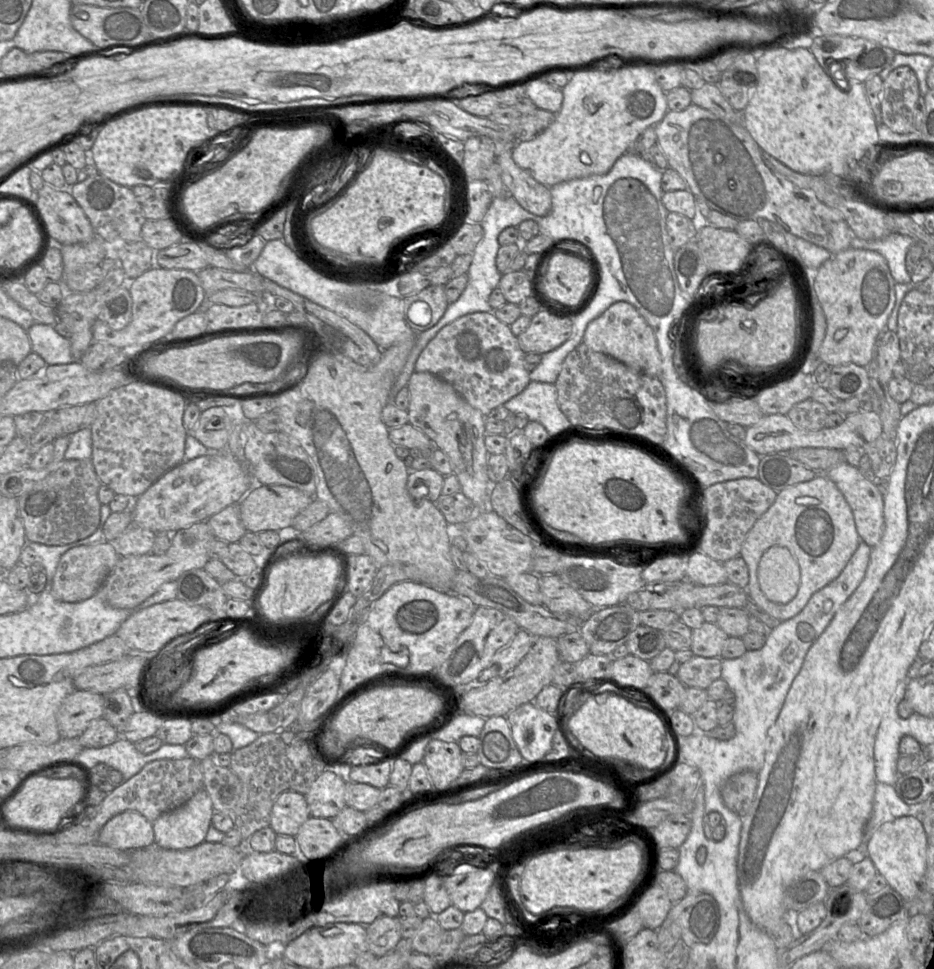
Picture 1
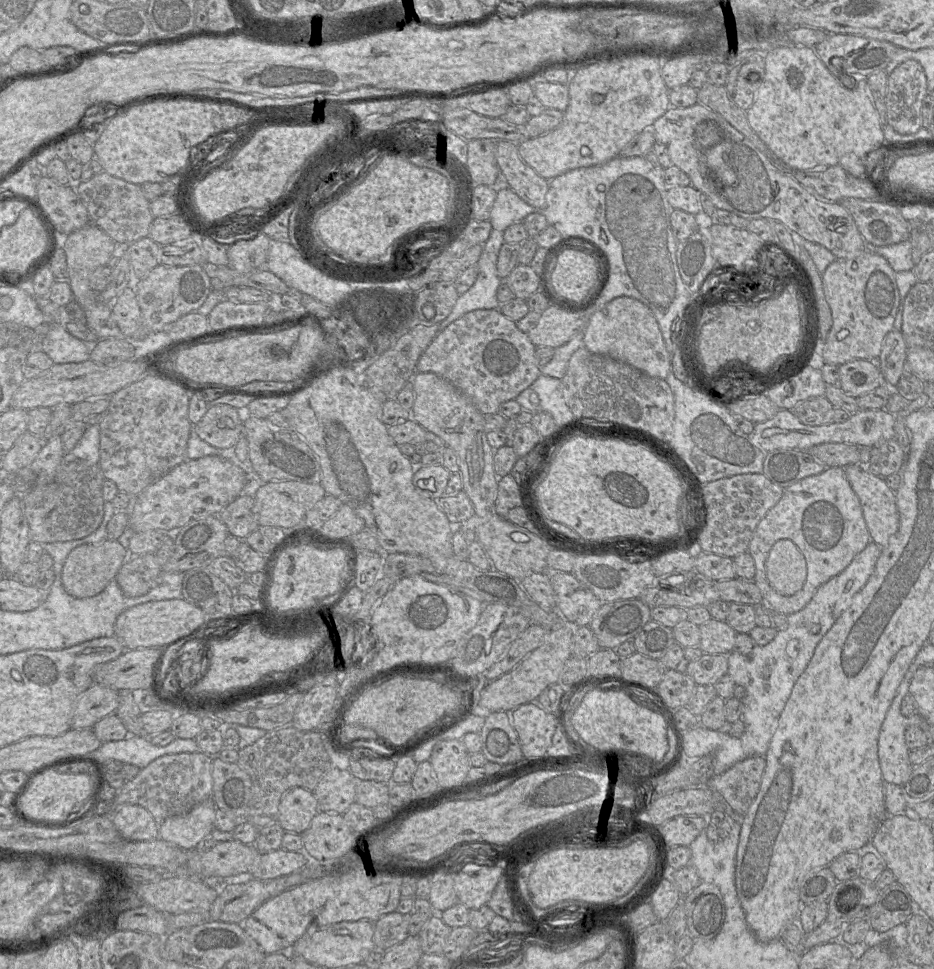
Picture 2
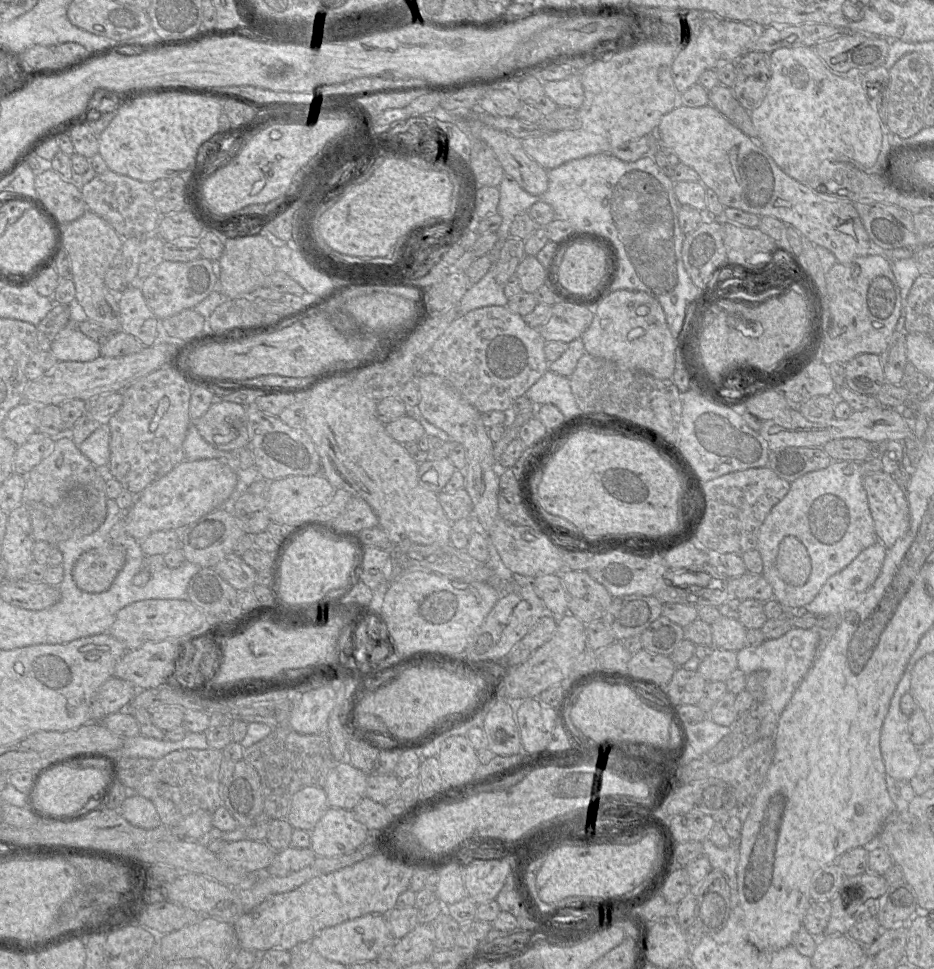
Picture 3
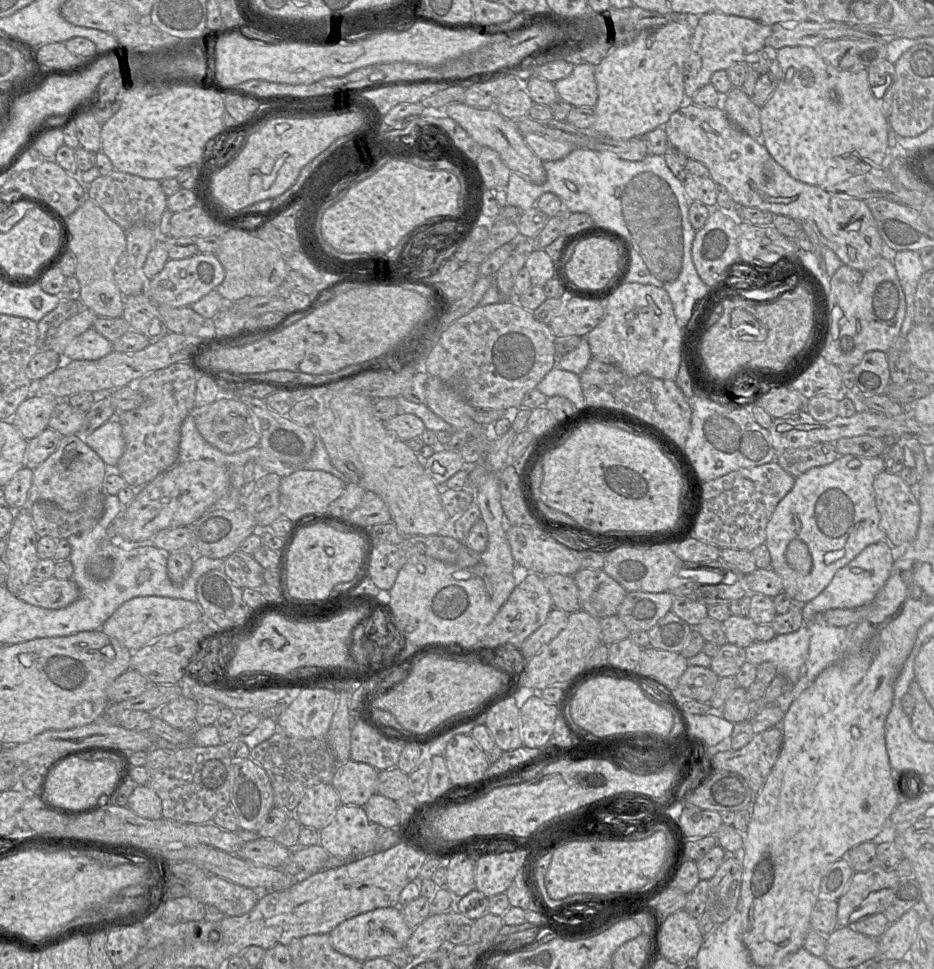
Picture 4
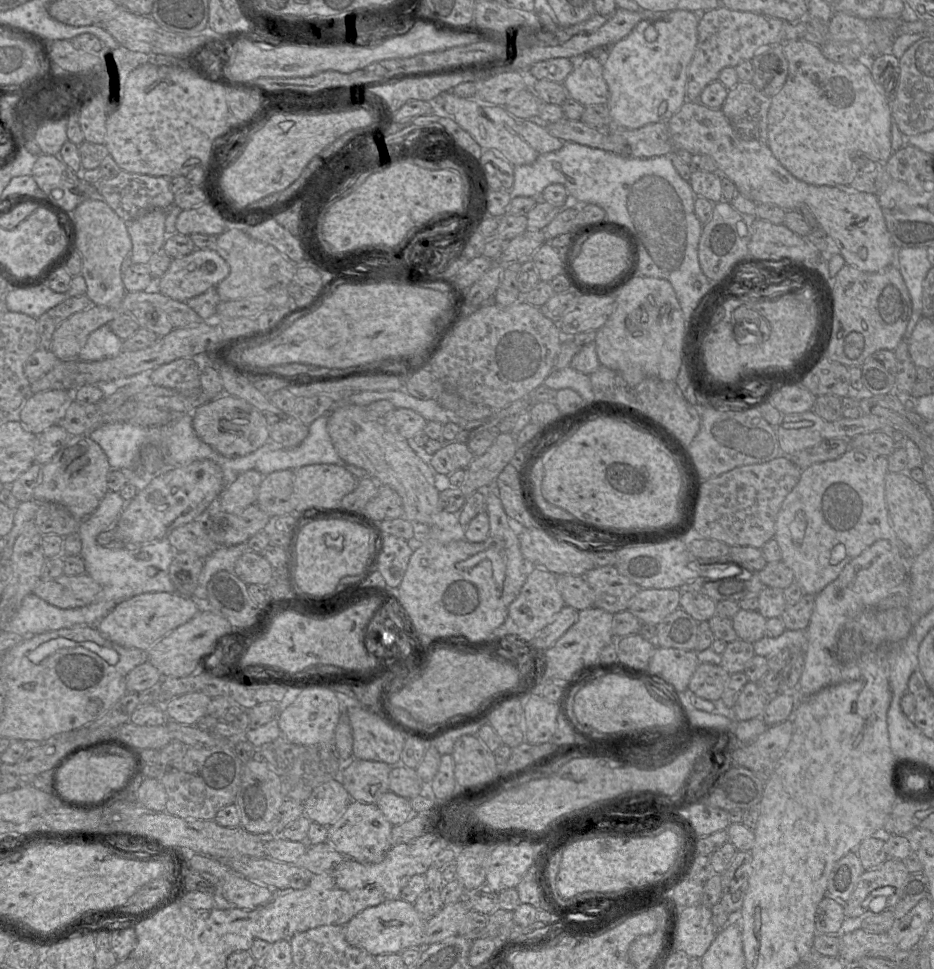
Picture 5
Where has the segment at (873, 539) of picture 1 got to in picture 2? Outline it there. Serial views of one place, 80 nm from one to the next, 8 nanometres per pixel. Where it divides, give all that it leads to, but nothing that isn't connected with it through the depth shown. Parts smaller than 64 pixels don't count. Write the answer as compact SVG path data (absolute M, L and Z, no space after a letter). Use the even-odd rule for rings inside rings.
M851 464L844 471L859 498L871 541L886 547L900 525L895 491L889 488L884 477L868 473L863 465Z

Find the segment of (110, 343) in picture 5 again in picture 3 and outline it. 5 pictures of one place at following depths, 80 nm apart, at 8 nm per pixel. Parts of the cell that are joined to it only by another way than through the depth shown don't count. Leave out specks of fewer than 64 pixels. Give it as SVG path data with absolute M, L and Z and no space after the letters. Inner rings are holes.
M64 327L53 340L50 351L58 361L93 361L101 356L101 343L88 338L77 327Z

